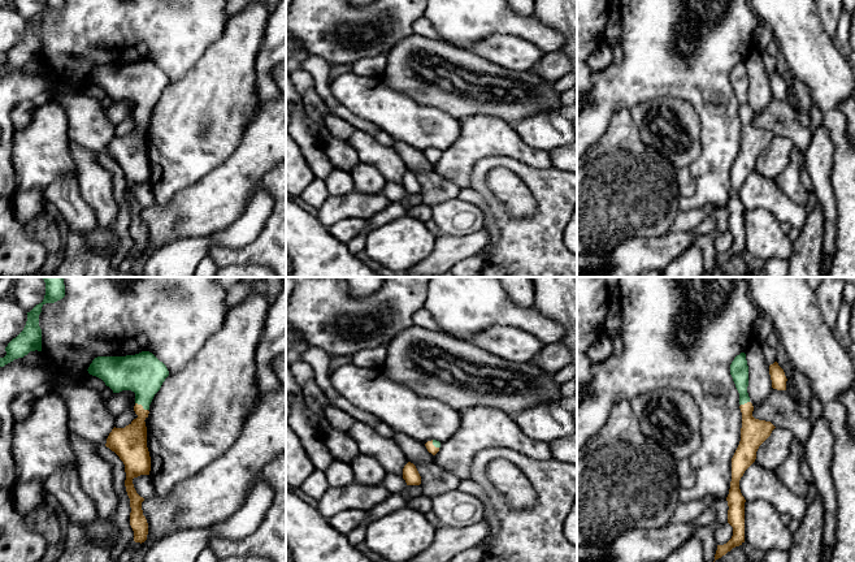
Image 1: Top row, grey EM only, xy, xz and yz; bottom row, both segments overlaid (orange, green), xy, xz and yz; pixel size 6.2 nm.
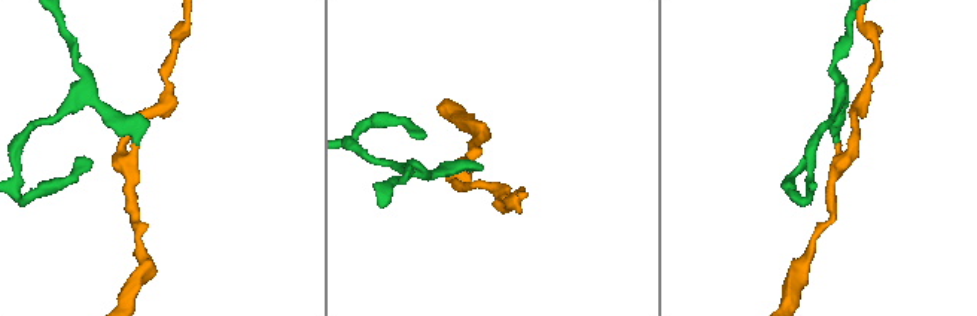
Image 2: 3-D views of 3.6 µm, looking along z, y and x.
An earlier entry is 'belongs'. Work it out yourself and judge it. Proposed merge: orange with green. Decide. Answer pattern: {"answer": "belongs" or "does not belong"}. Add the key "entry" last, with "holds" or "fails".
{"answer": "belongs", "entry": "holds"}

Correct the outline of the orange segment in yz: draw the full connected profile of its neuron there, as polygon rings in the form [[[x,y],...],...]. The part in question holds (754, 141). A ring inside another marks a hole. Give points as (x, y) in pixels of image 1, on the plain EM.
[[[741,61],[730,73],[730,83],[739,101],[739,117],[742,121],[741,150],[732,167],[732,190],[728,209],[728,232],[733,235],[732,247],[717,254],[715,269],[725,264],[733,256],[745,251],[745,206],[739,198],[739,189],[745,180],[755,170],[759,155],[771,144],[776,137],[771,130],[759,129],[752,125],[754,114],[747,101],[748,74],[746,62]]]

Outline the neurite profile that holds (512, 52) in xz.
[[[492,34],[474,43],[470,51],[515,72],[528,72],[543,57],[544,52],[524,38]]]

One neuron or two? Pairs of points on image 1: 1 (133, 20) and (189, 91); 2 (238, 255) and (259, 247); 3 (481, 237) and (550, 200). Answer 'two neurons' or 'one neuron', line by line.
1: two neurons
2: one neuron
3: two neurons

